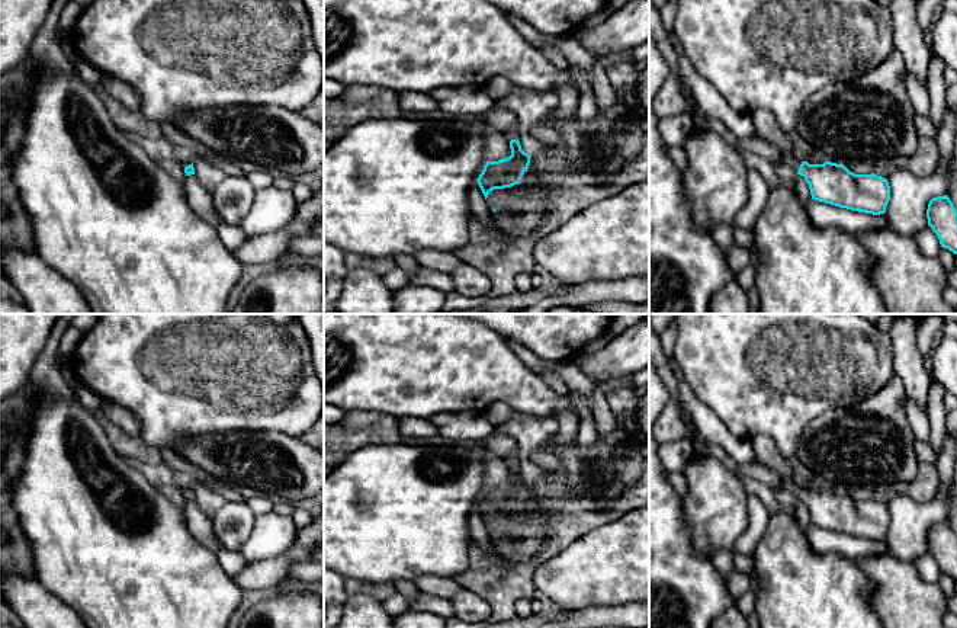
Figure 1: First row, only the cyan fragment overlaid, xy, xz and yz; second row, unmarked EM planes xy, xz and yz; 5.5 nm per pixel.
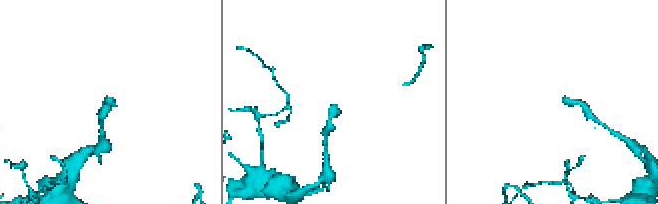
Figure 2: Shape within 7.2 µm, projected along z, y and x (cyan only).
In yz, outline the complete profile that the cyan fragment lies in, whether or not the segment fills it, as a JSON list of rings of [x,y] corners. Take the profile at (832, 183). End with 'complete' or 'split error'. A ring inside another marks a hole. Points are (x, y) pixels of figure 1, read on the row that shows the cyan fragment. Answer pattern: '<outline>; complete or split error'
[[[789,153],[781,154],[780,163],[805,177],[815,201],[873,215],[886,212],[890,186],[881,176],[855,174],[831,161],[809,164]]]; split error

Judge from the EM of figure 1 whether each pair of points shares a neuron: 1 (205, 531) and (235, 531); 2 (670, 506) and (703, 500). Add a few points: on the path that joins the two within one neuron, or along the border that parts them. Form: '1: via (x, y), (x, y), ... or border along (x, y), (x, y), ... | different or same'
1: border along (209, 519), (214, 535), (225, 548) | different
2: border along (680, 497), (680, 512), (691, 537) | different

